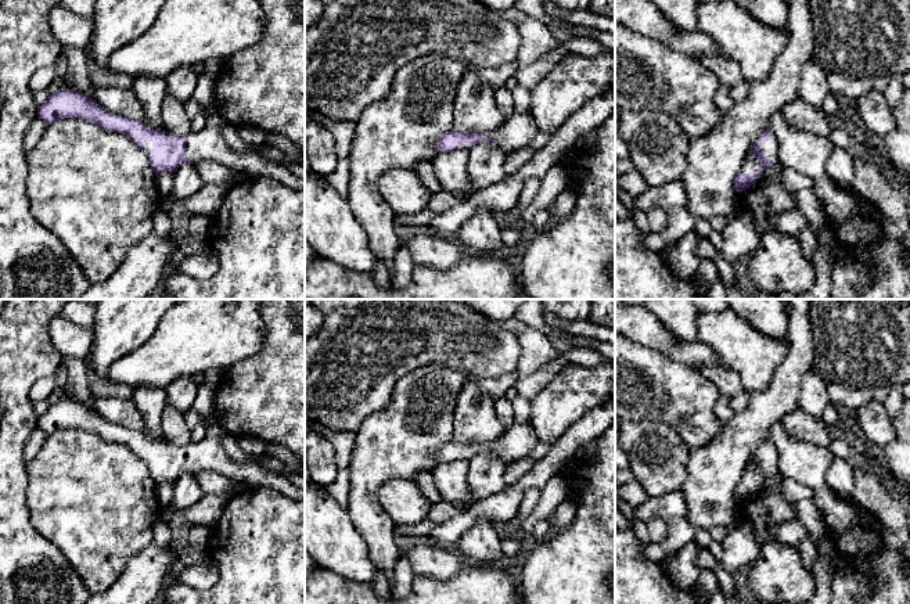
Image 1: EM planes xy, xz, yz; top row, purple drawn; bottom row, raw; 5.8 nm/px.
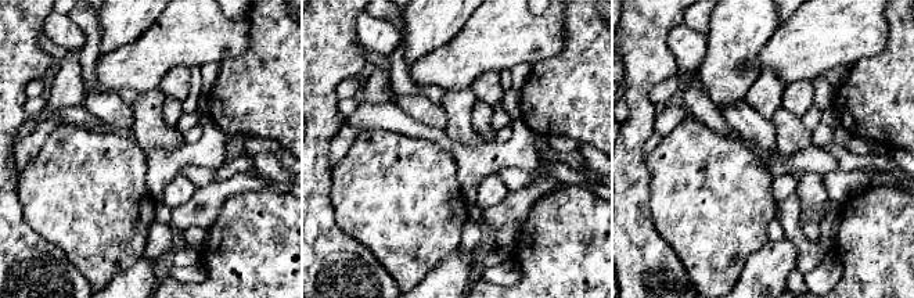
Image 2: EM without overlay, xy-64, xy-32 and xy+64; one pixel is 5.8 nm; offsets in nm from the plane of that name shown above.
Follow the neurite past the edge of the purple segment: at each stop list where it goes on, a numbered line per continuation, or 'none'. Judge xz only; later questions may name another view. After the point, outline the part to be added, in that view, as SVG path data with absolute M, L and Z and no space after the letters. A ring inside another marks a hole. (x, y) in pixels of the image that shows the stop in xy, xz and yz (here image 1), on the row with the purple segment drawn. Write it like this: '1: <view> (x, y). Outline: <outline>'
1: xz (515, 133). Outline: M514 109L489 136L479 137L479 141L482 143L486 137L493 139L497 143L496 145L507 157L512 151L526 148L539 132L536 122L529 114L521 114Z

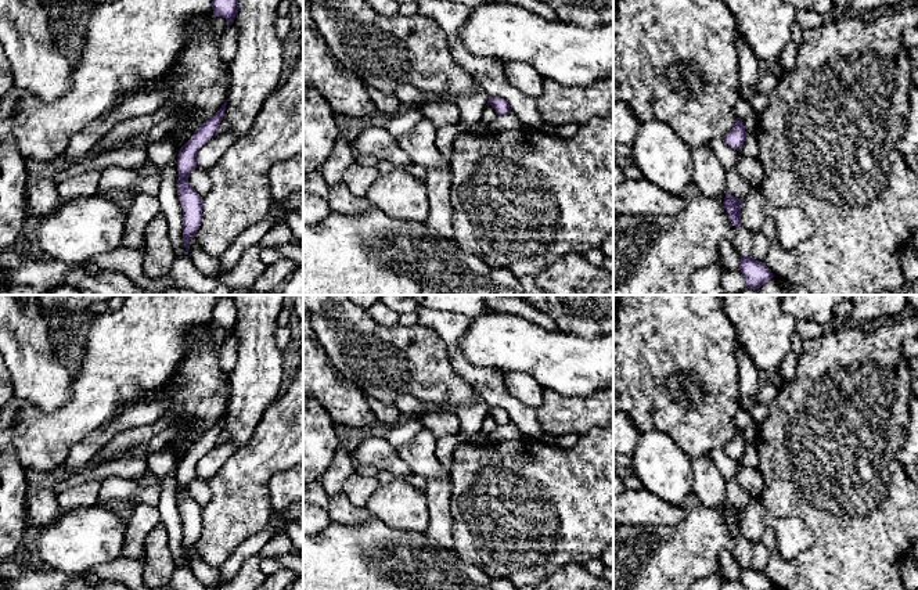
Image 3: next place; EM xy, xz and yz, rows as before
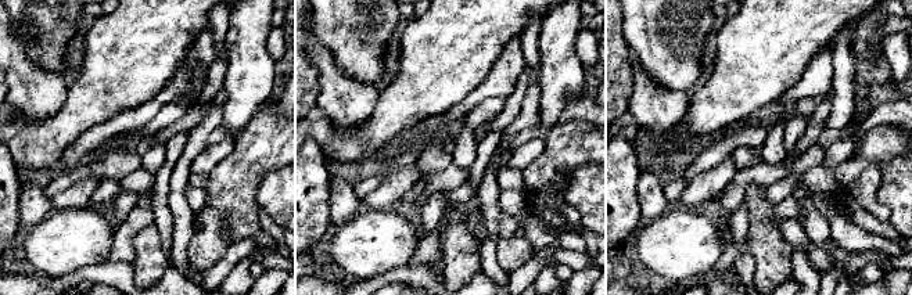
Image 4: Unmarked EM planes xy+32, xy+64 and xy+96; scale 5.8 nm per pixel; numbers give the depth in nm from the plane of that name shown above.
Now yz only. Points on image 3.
none

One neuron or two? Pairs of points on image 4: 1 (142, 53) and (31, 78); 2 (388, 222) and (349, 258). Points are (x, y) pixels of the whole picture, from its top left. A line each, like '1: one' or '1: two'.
1: two
2: one

